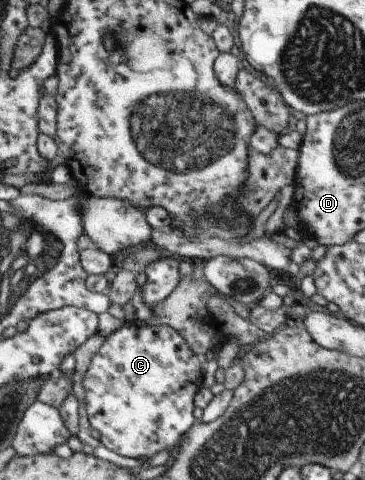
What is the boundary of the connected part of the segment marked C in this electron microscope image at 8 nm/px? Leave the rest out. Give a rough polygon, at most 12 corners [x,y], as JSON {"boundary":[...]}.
{"boundary":[[137,319],[82,378],[117,454],[175,456],[206,355]]}

